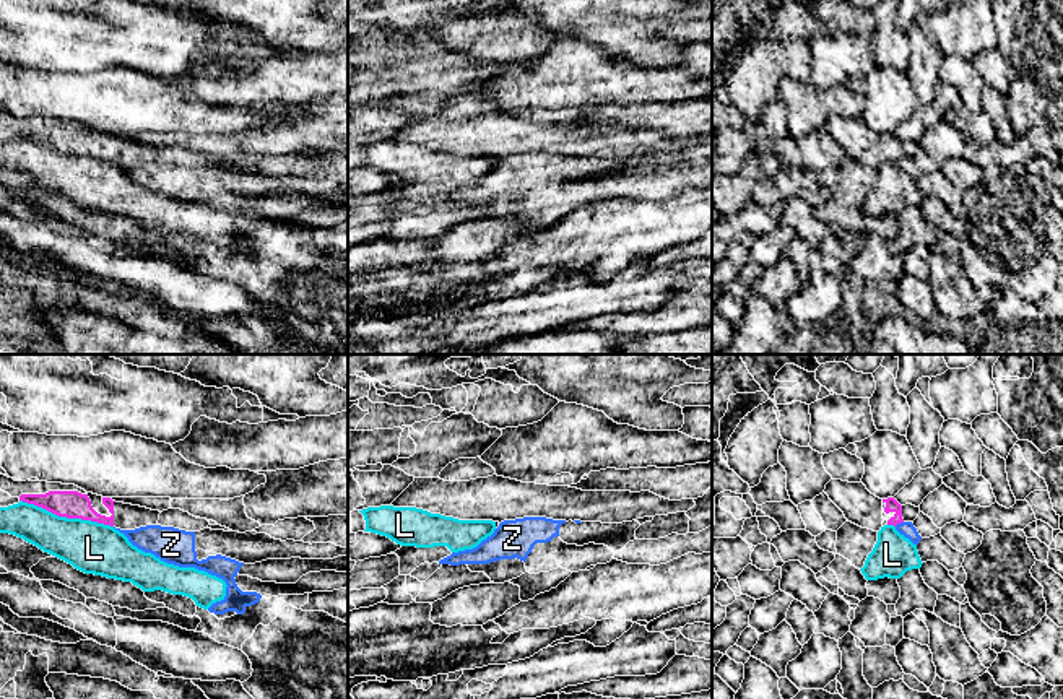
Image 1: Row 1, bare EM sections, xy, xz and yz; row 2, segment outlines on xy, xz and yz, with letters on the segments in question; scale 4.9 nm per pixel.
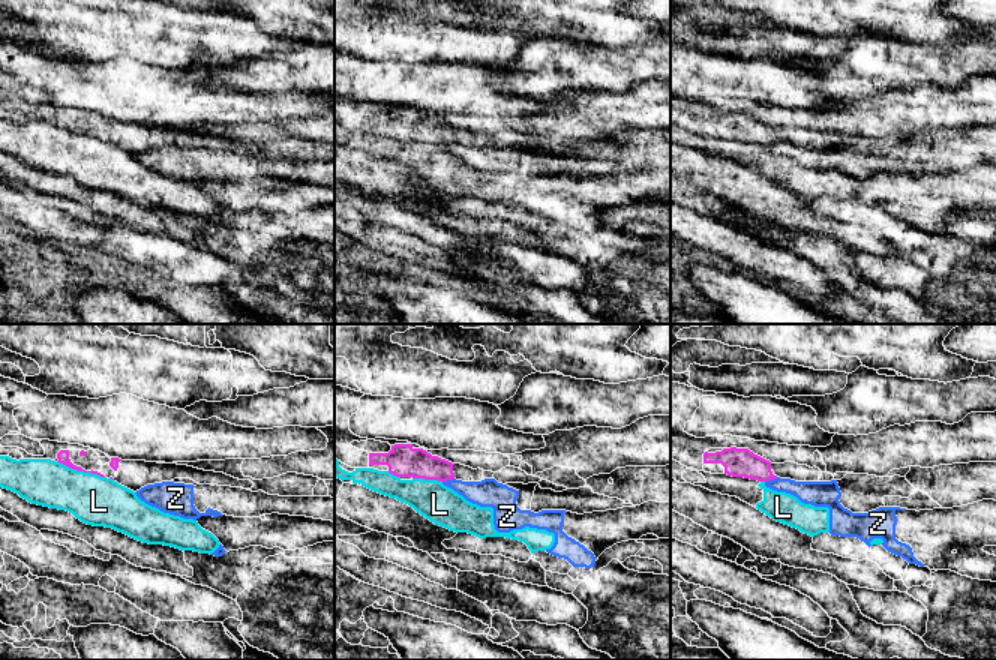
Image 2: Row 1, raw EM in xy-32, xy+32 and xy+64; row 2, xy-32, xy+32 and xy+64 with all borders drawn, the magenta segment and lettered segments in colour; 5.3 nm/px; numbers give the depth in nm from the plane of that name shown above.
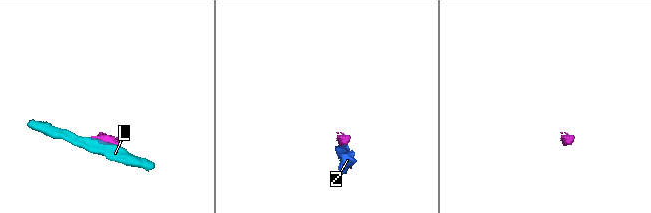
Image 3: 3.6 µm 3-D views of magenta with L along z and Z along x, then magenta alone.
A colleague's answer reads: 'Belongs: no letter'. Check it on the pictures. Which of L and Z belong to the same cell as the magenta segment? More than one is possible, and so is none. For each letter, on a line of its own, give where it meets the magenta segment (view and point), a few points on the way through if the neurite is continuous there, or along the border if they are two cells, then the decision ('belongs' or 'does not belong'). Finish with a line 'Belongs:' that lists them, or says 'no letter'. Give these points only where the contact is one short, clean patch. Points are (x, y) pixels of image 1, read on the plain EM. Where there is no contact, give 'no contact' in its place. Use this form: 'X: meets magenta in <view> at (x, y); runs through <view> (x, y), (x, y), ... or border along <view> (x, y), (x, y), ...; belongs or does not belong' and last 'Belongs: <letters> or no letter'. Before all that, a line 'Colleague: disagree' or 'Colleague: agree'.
Colleague: agree
L: meets magenta in xy at (67, 153); border along xy (20, 135), (59, 151), (90, 155), (112, 163); does not belong
Z: meets magenta in yz at (898, 158); border along yz (902, 156), (894, 161); does not belong
Belongs: no letter

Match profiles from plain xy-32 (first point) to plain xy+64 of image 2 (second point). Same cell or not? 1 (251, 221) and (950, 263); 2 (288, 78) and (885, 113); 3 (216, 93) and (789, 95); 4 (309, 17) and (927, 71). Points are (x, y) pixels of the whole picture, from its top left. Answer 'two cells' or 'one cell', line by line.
1: one cell
2: two cells
3: one cell
4: two cells

